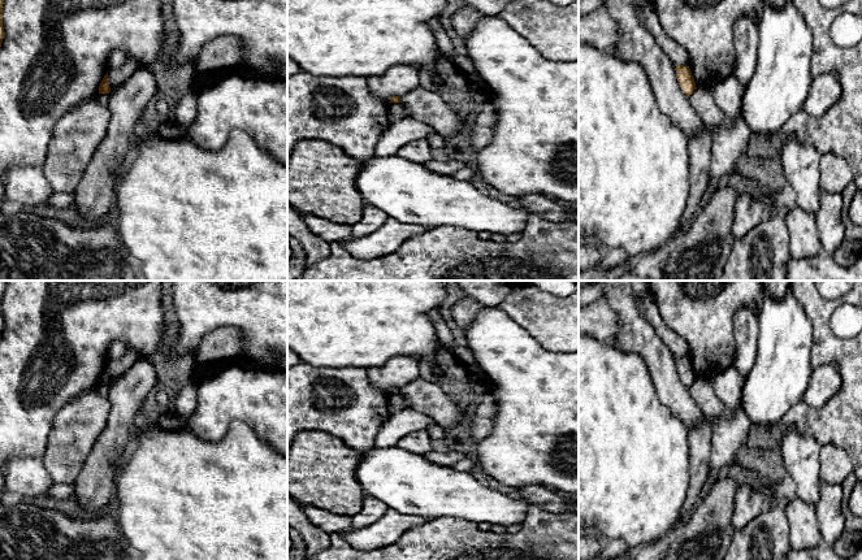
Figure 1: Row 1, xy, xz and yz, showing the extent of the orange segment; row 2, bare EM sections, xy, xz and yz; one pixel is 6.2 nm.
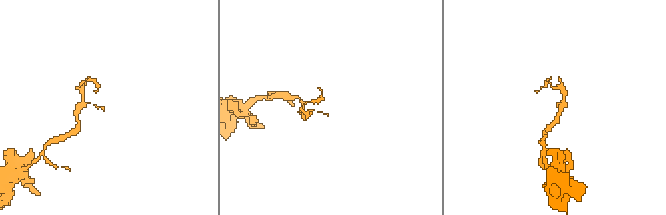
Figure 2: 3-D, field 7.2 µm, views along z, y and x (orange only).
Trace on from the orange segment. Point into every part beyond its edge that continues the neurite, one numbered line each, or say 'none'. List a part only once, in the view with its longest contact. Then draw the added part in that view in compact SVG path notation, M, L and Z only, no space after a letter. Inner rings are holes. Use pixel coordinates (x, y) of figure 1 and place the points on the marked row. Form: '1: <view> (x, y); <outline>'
none

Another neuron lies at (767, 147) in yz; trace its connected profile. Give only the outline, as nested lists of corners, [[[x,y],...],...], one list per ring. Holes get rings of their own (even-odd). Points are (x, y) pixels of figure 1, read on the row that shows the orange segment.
[[[751,133],[748,142],[746,153],[762,161],[779,161],[781,155],[781,136],[775,134]]]

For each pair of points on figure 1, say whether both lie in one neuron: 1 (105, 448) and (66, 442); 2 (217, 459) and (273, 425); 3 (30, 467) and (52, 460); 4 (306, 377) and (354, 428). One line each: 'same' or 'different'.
1: different
2: different
3: different
4: same

